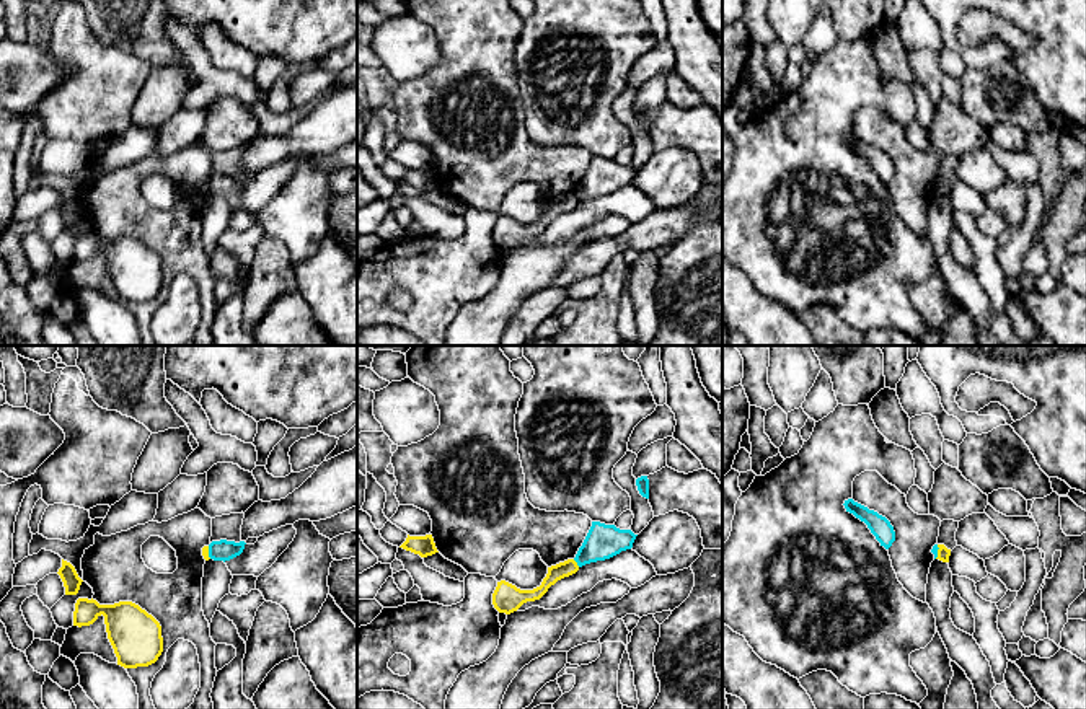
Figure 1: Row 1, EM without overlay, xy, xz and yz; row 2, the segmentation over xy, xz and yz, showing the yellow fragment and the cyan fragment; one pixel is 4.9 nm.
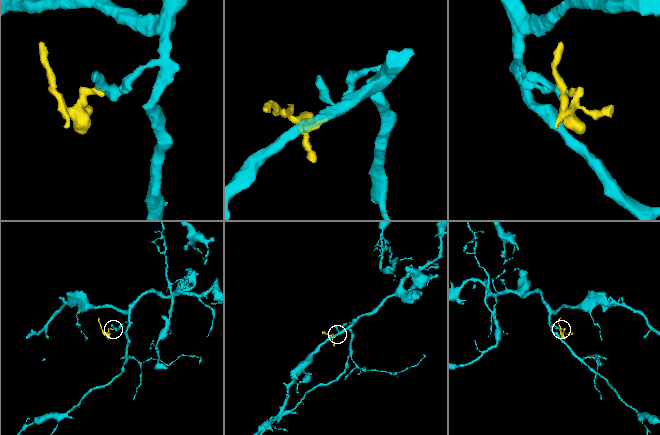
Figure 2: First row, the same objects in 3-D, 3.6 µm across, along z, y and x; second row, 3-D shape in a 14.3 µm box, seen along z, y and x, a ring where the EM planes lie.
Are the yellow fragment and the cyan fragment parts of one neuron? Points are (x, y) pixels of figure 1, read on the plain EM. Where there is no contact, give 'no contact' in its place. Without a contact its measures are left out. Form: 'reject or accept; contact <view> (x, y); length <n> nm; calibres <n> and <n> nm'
reject; contact xz (576, 198); length 50 nm; calibres 80 and 170 nm

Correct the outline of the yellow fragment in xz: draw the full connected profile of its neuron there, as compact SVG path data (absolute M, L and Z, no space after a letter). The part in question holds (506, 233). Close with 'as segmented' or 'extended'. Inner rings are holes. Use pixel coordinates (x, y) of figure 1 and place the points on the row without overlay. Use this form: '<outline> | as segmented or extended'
M567 194L556 200L548 202L548 209L541 220L533 225L520 225L515 220L501 215L492 228L492 240L499 248L510 249L517 246L523 238L540 235L551 220L558 215L569 212L579 205L574 194Z | as segmented

